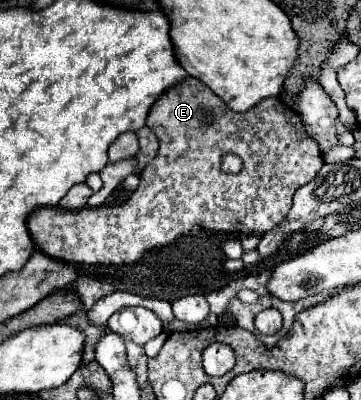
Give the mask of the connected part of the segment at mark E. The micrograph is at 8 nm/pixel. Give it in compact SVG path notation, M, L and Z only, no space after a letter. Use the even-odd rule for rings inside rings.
M192 76L172 90L166 90L160 100L156 100L156 104L150 108L146 126L156 134L160 148L150 164L142 170L140 186L132 198L120 206L80 208L74 212L42 206L28 216L30 236L46 254L70 264L130 266L136 264L146 252L188 236L196 224L212 232L264 236L286 218L294 192L308 184L324 164L322 152L318 144L308 138L300 114L282 98L266 98L250 112L240 114L230 110L204 82ZM226 154L236 154L242 158L244 166L238 174L228 174L222 170L222 158Z

